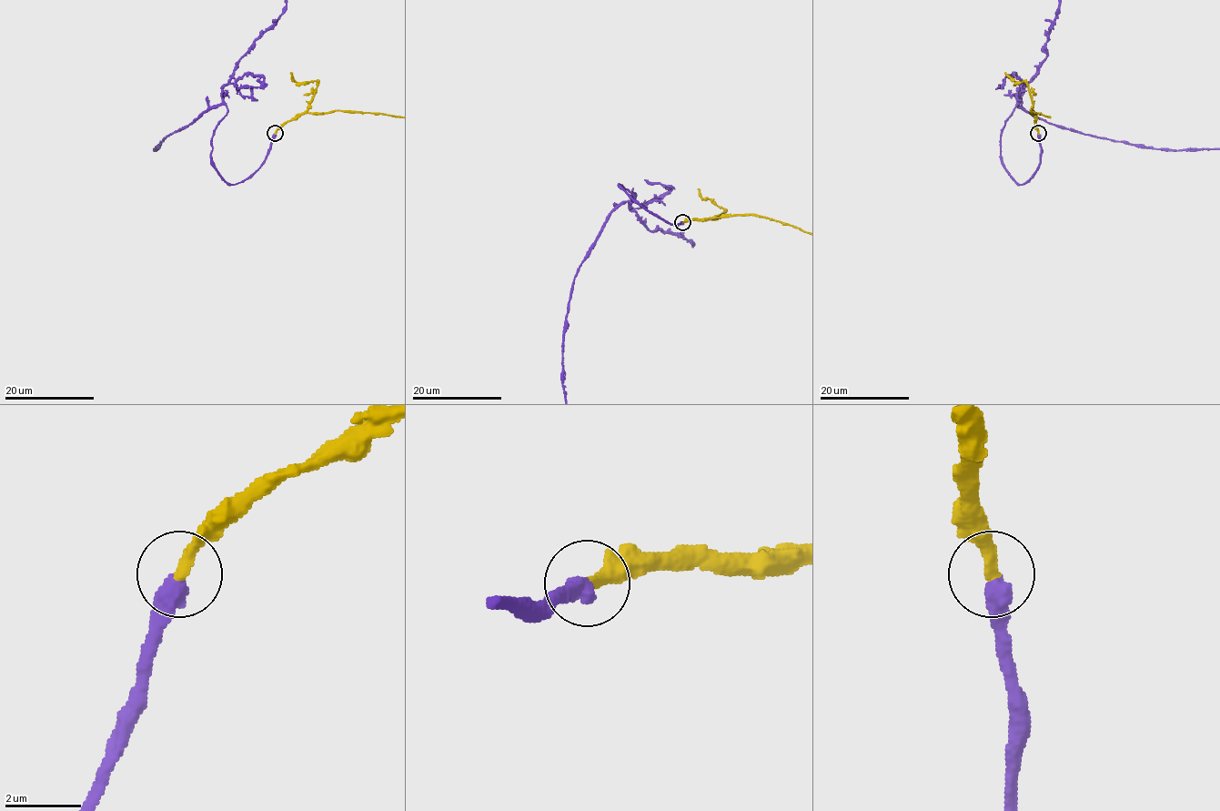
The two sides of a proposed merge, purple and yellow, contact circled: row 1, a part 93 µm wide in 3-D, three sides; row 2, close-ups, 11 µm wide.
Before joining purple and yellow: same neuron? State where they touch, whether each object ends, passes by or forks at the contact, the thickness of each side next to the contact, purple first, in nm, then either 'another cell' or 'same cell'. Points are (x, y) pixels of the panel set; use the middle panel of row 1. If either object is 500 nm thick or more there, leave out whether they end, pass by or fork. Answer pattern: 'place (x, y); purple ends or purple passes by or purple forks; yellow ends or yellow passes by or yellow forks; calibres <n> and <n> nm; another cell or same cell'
place (682, 222); calibres 550 and 320 nm; same cell

